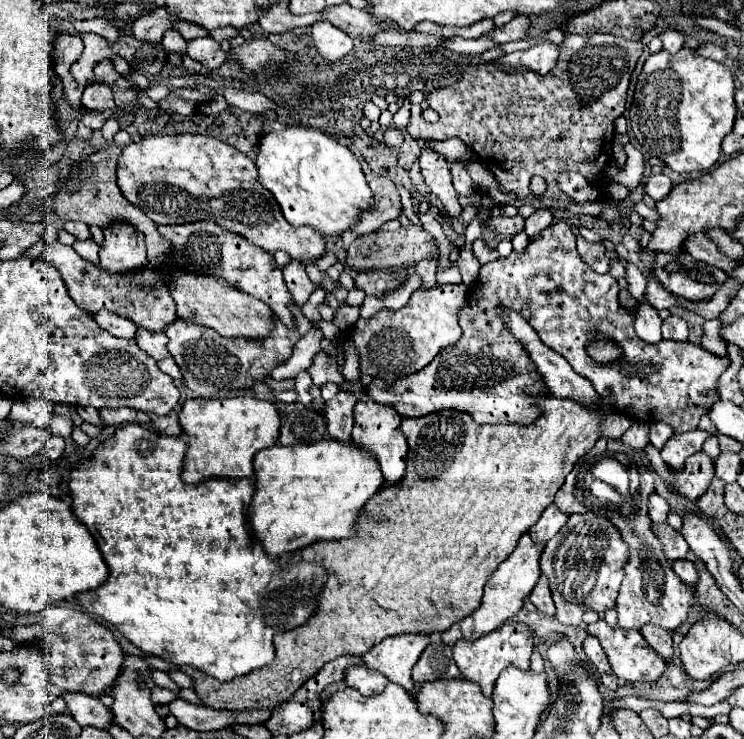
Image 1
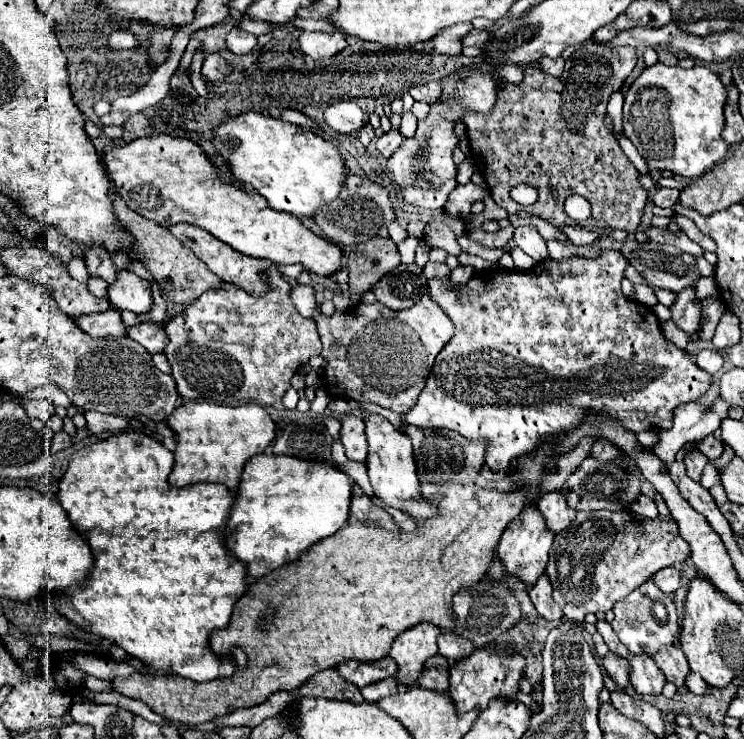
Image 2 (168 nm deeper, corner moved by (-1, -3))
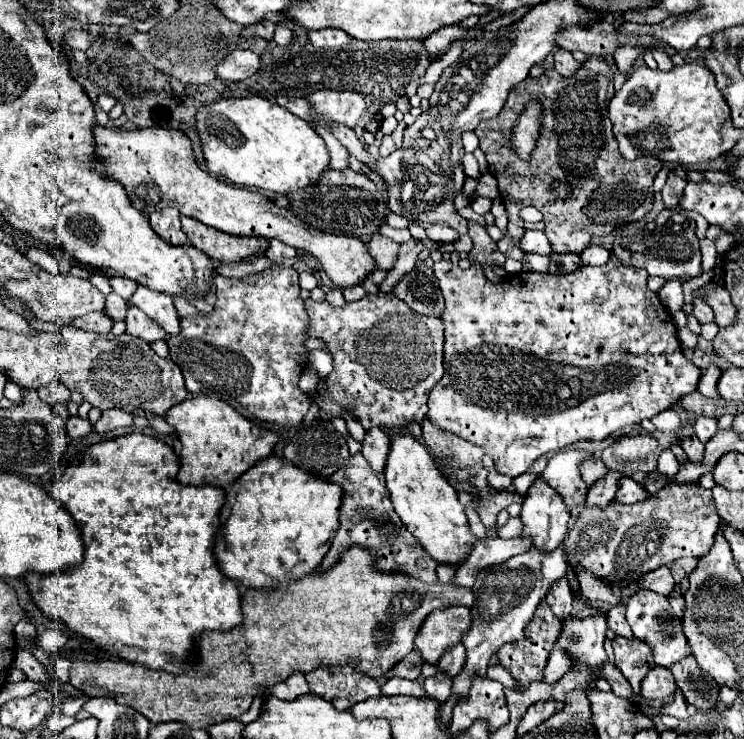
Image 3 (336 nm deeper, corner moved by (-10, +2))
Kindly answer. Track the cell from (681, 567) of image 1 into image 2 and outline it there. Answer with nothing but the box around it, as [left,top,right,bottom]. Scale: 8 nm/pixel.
[651,566,679,594]

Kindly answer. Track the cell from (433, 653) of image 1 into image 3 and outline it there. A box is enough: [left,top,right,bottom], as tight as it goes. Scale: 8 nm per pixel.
[424,673,452,701]

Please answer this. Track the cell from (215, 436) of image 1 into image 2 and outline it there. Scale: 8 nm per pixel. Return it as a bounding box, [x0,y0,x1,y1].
[165,402,275,492]

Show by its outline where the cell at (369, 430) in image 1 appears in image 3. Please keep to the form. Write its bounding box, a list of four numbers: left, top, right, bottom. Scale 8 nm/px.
[384,433,476,563]

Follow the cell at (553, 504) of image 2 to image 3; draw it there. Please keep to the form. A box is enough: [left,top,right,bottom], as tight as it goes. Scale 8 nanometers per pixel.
[544,449,590,511]

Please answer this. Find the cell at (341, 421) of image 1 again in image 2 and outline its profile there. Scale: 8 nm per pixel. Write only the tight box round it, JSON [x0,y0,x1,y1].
[341,414,367,462]

